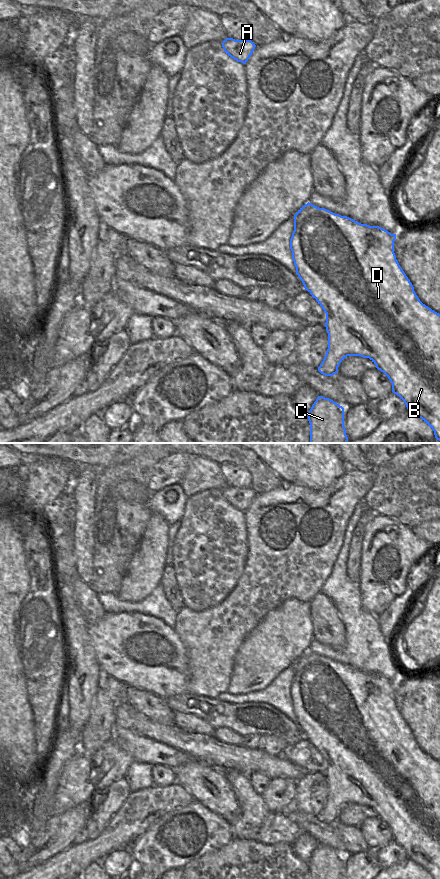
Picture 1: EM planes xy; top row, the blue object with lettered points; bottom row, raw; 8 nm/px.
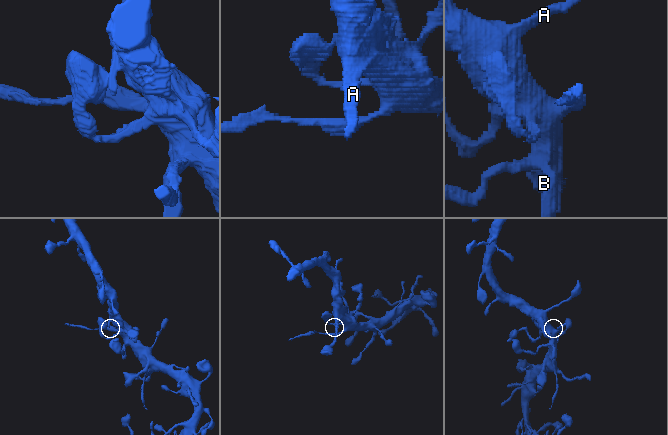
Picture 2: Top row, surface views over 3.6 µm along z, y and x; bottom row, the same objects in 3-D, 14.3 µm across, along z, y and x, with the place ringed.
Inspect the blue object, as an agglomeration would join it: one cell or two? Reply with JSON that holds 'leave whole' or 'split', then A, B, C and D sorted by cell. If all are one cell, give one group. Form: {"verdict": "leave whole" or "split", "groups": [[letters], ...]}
{"verdict": "leave whole", "groups": [["A", "B", "C", "D"]]}

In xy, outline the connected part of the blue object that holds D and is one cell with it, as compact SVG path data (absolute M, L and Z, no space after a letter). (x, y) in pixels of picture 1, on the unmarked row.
M311 651L302 654L294 663L294 679L290 687L292 707L296 715L296 722L307 738L326 761L326 779L328 781L328 797L318 815L318 819L325 824L333 824L338 820L340 811L347 804L361 804L369 806L378 818L383 820L392 831L392 840L399 844L407 857L421 866L433 879L440 879L440 762L423 752L414 739L414 735L402 716L394 701L396 682L391 682L379 674L361 672L347 664L335 662L325 656L319 656Z

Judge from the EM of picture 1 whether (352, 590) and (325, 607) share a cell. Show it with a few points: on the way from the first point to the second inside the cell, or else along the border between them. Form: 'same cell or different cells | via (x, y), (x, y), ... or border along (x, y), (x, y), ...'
different cells | border along (320, 591), (333, 603), (342, 624)

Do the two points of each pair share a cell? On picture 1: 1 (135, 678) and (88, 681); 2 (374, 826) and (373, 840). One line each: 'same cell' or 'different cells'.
1: different cells
2: same cell

